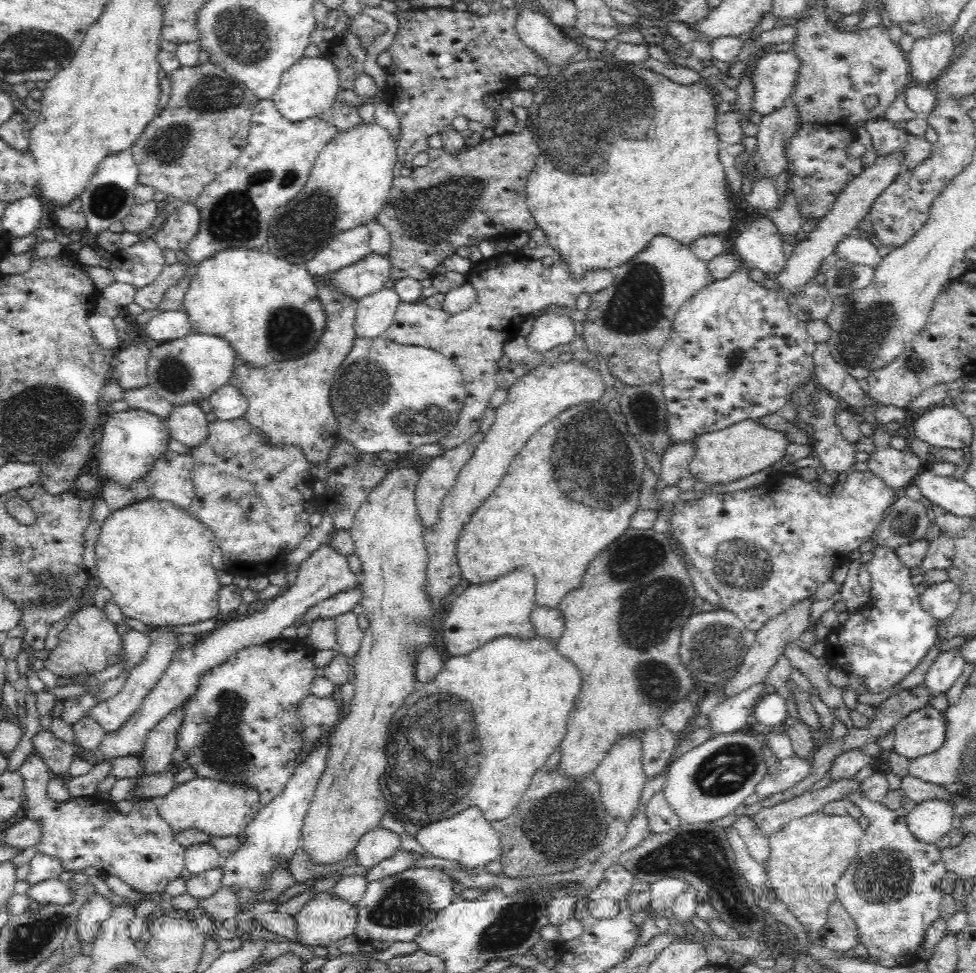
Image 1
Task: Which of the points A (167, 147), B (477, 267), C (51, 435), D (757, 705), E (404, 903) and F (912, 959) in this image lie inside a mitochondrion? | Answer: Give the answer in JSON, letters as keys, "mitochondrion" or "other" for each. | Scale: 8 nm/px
{"A":"mitochondrion","B":"other","C":"mitochondrion","D":"other","E":"mitochondrion","F":"other"}

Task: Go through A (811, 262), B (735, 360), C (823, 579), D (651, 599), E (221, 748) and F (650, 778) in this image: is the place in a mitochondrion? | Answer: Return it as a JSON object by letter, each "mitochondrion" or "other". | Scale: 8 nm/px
{"A":"other","B":"other","C":"other","D":"mitochondrion","E":"mitochondrion","F":"other"}

